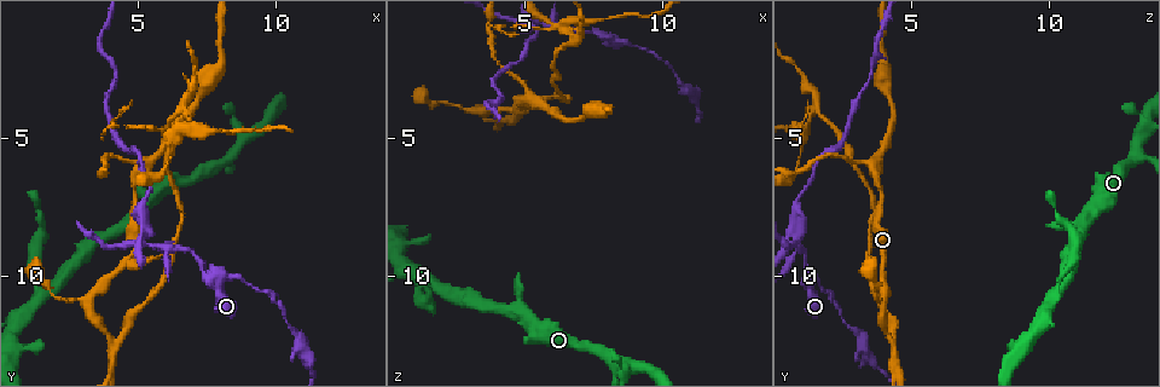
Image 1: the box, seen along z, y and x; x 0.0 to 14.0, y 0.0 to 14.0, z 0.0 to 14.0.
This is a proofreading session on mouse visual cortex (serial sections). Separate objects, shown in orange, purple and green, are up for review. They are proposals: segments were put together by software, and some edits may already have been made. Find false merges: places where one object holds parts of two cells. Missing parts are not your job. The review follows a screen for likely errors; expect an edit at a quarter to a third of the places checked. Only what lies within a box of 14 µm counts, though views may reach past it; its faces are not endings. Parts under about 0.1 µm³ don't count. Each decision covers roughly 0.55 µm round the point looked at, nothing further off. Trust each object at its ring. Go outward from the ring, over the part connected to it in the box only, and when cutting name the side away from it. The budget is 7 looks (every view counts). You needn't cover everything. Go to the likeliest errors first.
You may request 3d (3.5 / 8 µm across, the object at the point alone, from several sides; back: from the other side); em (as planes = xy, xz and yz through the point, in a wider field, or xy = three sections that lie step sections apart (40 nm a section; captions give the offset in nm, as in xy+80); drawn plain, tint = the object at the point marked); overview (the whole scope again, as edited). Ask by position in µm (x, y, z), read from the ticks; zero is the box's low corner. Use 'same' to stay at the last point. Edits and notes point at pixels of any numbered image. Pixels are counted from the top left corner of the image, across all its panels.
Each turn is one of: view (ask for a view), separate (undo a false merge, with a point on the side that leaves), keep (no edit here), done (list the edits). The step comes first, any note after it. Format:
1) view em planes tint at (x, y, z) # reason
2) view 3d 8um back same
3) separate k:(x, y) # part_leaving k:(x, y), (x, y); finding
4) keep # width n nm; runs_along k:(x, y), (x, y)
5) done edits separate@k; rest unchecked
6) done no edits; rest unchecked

view 3d 3.5um at (7.9, 10.2, 1.4) # calibre changes

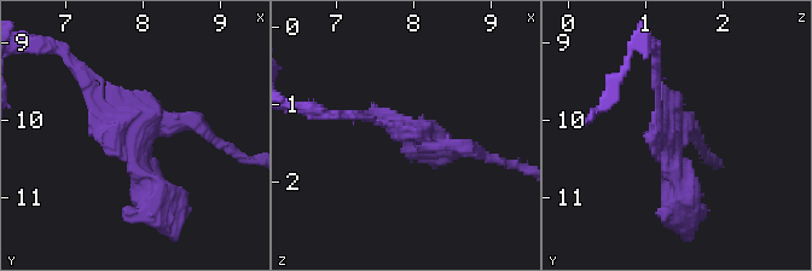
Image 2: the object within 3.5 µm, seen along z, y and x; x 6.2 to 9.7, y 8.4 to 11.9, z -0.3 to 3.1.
view em xy step 5 tint at (7.80, 10.15, 1.30) # now the EM

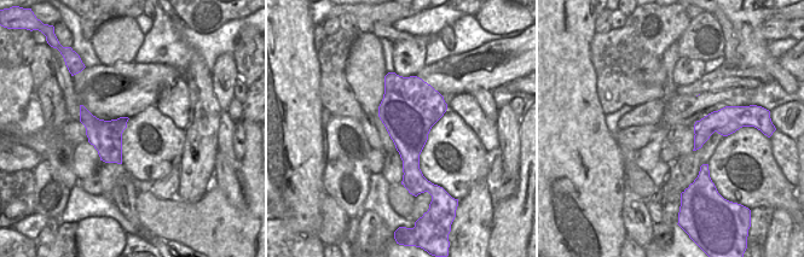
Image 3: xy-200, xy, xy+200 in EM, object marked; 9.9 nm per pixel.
keep # all the same cell

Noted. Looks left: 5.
view 3d 8um back at (4.0, 12.4, 4.4) # narrows sharply

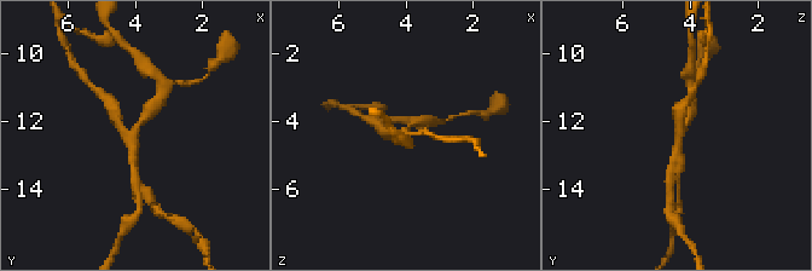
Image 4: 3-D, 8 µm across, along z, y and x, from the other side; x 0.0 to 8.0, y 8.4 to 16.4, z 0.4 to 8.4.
view 3d 3.5um at (4.0, 12.3, 4.3)

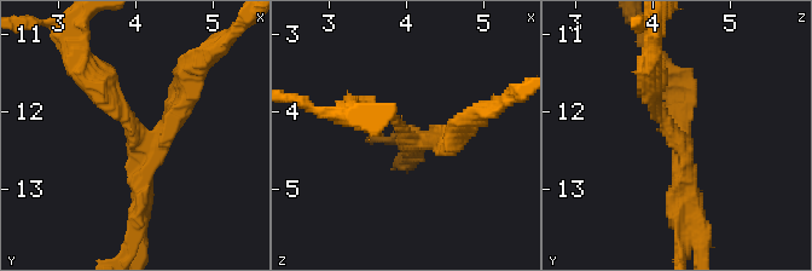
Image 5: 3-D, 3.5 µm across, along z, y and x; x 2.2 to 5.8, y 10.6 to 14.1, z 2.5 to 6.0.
separate 5:(691, 93) # arms 3; arm_widths 250, 250, 250 nm; part_leaving 5:(154, 136), (221, 42); a second cell is stuck on

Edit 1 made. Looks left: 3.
view overview # redraw

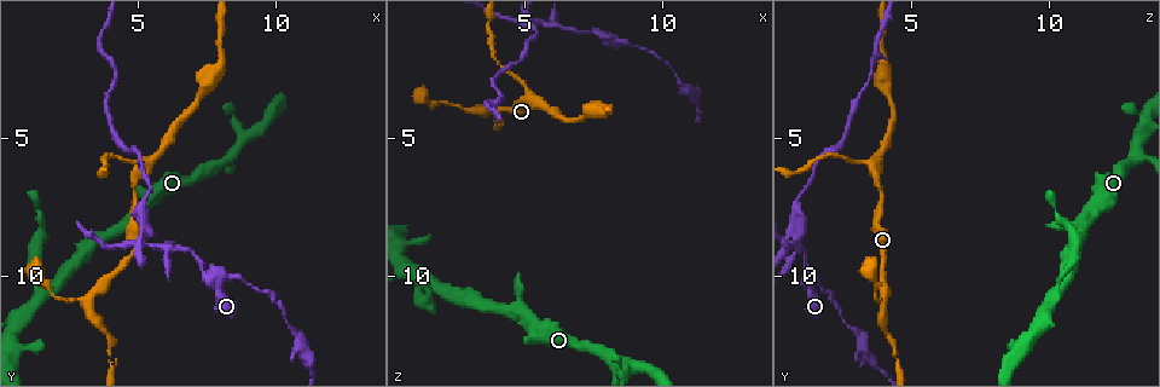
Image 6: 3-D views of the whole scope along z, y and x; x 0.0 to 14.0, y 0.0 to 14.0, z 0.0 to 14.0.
view 3d 3.5um back at (1.5, 10.6, 10.1) # branch point

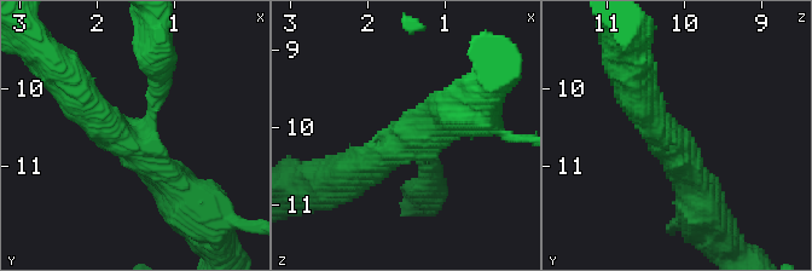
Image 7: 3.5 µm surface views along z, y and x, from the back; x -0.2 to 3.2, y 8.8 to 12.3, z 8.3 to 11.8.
view em xy step 2 tint at (1.55, 10.65, 10.15) # now the EM

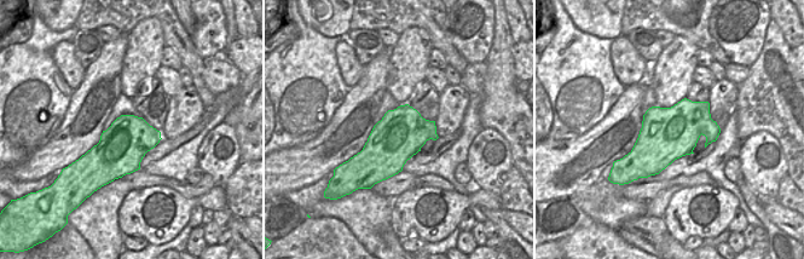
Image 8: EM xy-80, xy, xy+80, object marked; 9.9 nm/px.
keep # arm_widths 200, 400, 450 nm; one cell here

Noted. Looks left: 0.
done edits separate@5; rest unchecked

